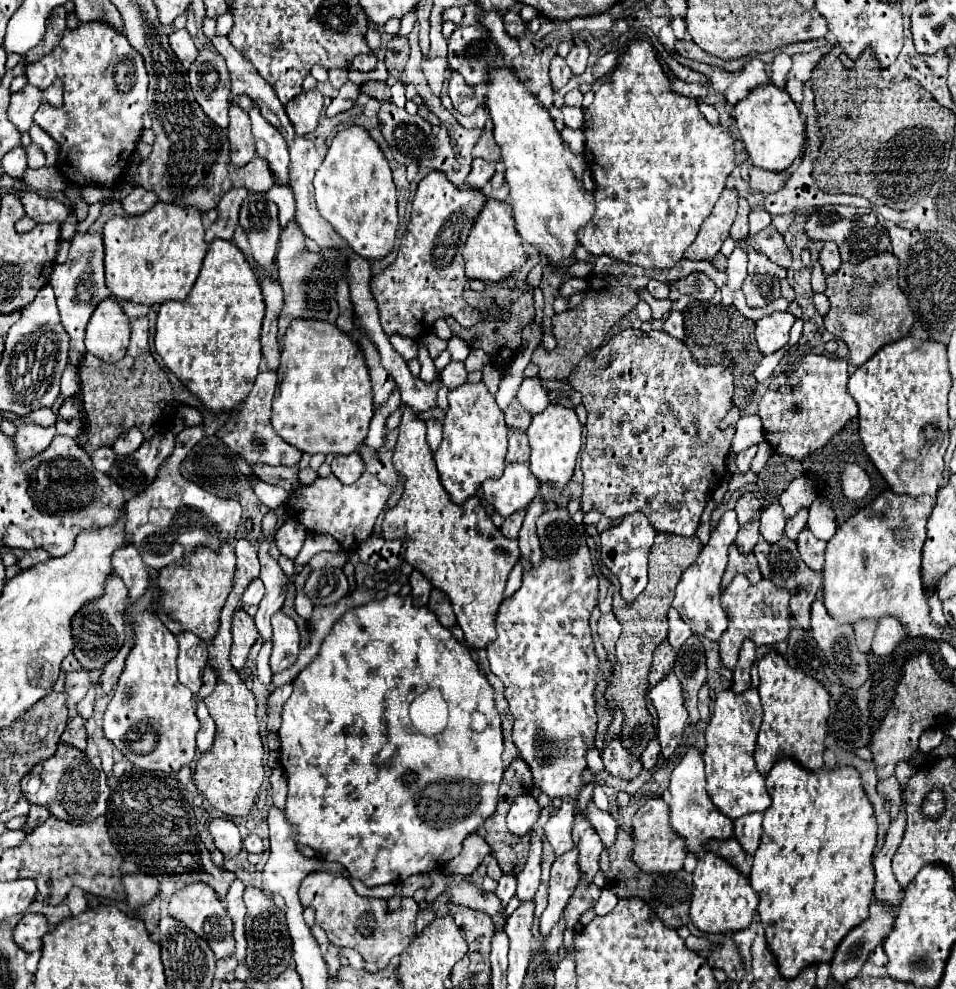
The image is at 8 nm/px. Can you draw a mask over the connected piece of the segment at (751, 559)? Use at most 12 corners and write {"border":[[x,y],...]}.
{"border":[[730,547],[730,561],[722,577],[722,589],[734,575],[746,575],[752,585],[762,579],[752,553],[742,555]]}

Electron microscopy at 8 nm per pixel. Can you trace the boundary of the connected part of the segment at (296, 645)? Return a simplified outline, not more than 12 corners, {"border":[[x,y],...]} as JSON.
{"border":[[282,611],[272,617],[272,673],[296,661],[300,633]]}

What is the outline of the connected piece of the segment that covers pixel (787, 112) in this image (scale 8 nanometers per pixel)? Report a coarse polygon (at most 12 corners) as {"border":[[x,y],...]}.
{"border":[[756,87],[736,103],[752,163],[786,171],[806,147],[784,89]]}

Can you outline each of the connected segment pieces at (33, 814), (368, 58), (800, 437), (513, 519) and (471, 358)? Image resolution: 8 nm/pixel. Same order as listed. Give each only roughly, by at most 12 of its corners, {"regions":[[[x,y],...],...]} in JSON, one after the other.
{"regions":[[[30,807],[22,831],[32,833],[50,813],[46,807]],[[358,55],[352,65],[358,71],[372,71],[376,67],[376,55]],[[802,355],[760,401],[766,441],[802,461],[858,405],[848,363]],[[524,511],[504,519],[500,533],[508,539],[518,539],[524,521]],[[470,351],[464,361],[466,371],[482,371],[490,363],[484,351]]]}

